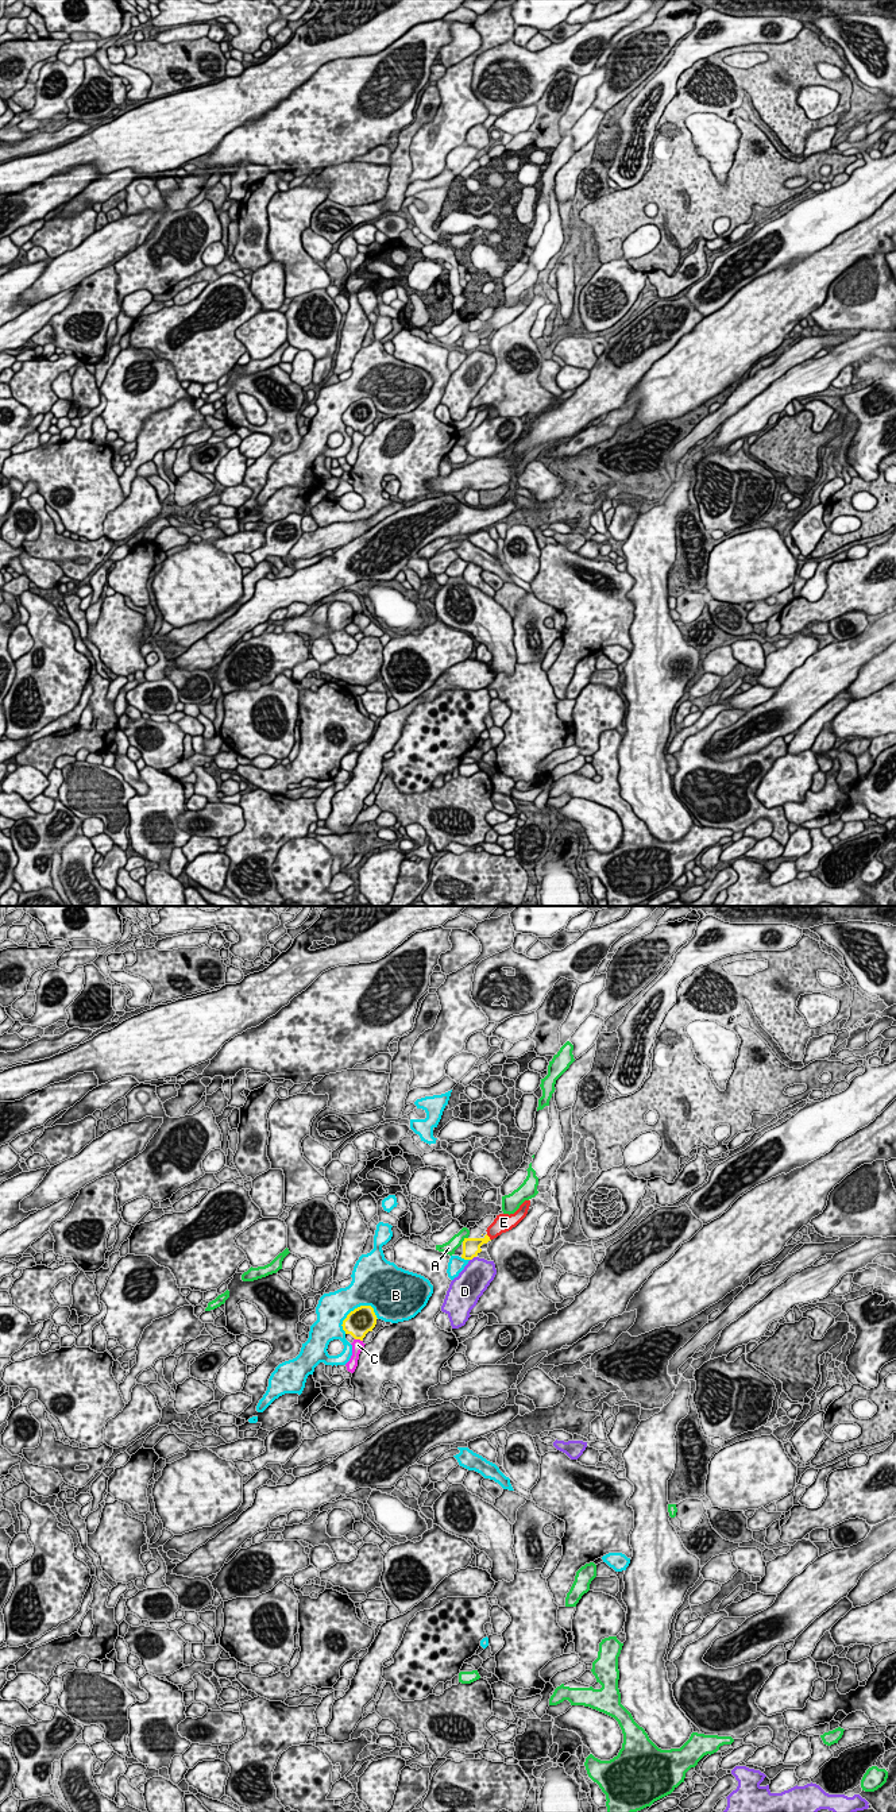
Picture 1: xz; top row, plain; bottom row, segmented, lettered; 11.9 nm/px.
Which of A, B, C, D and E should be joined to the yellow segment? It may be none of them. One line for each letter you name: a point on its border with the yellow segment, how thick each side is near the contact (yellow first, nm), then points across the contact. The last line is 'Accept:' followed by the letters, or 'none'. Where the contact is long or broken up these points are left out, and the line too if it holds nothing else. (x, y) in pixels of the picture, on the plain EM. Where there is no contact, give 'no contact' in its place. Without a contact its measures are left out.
E: contact xz (489, 330); calibres 220 and 220 nm; way xz (471, 339), (489, 330), (504, 315)
Accept: E

